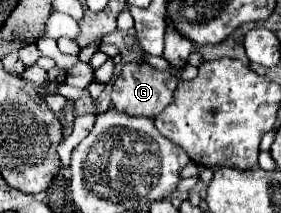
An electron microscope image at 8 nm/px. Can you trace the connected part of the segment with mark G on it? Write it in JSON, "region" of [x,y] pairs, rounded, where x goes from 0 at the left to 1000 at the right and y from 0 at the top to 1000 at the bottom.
{"region":[[[448,296],[434,343],[406,380],[399,493],[427,531],[512,540],[555,559],[619,474],[619,418],[626,418],[626,362],[612,362],[605,343],[584,343],[527,296]]]}

